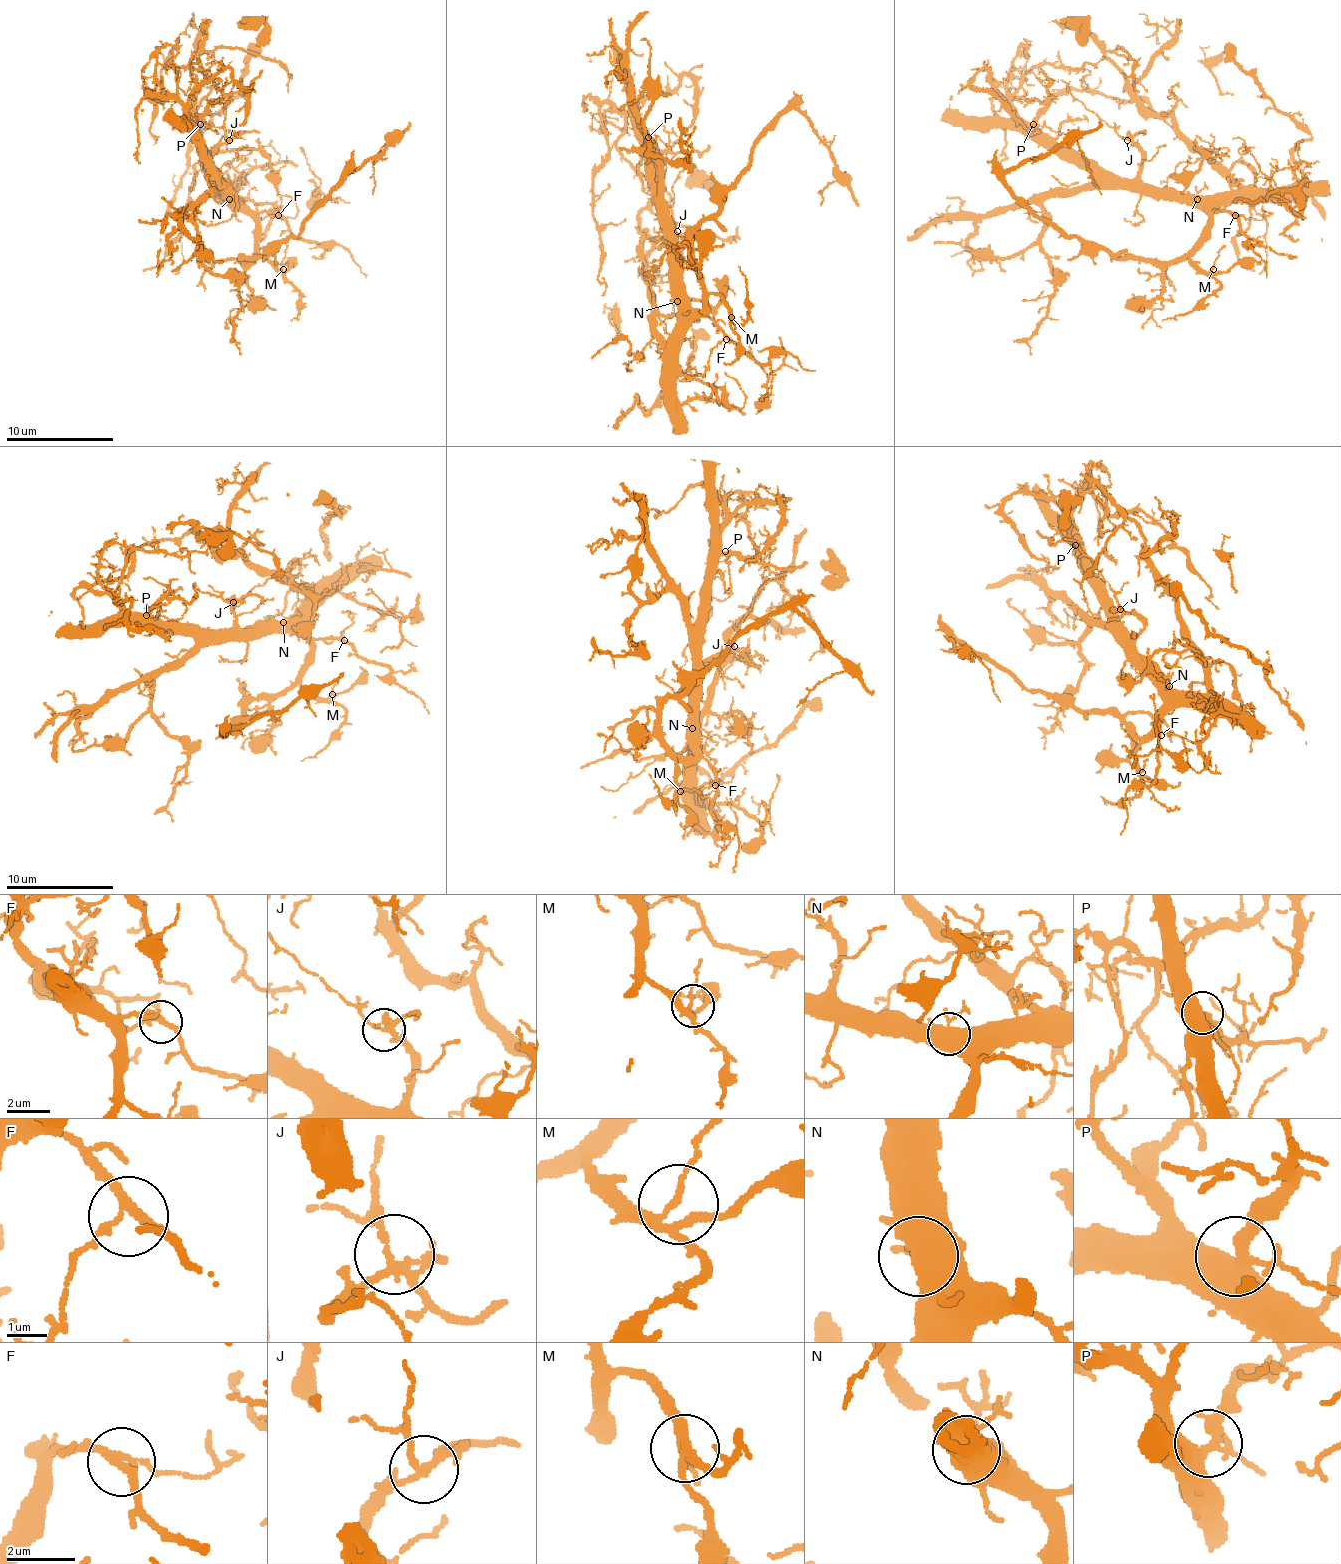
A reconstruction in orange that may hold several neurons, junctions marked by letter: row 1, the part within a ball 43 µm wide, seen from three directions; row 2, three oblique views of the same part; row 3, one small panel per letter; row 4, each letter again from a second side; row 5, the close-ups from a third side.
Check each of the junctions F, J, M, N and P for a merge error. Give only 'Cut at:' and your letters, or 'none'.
Cut at: none

